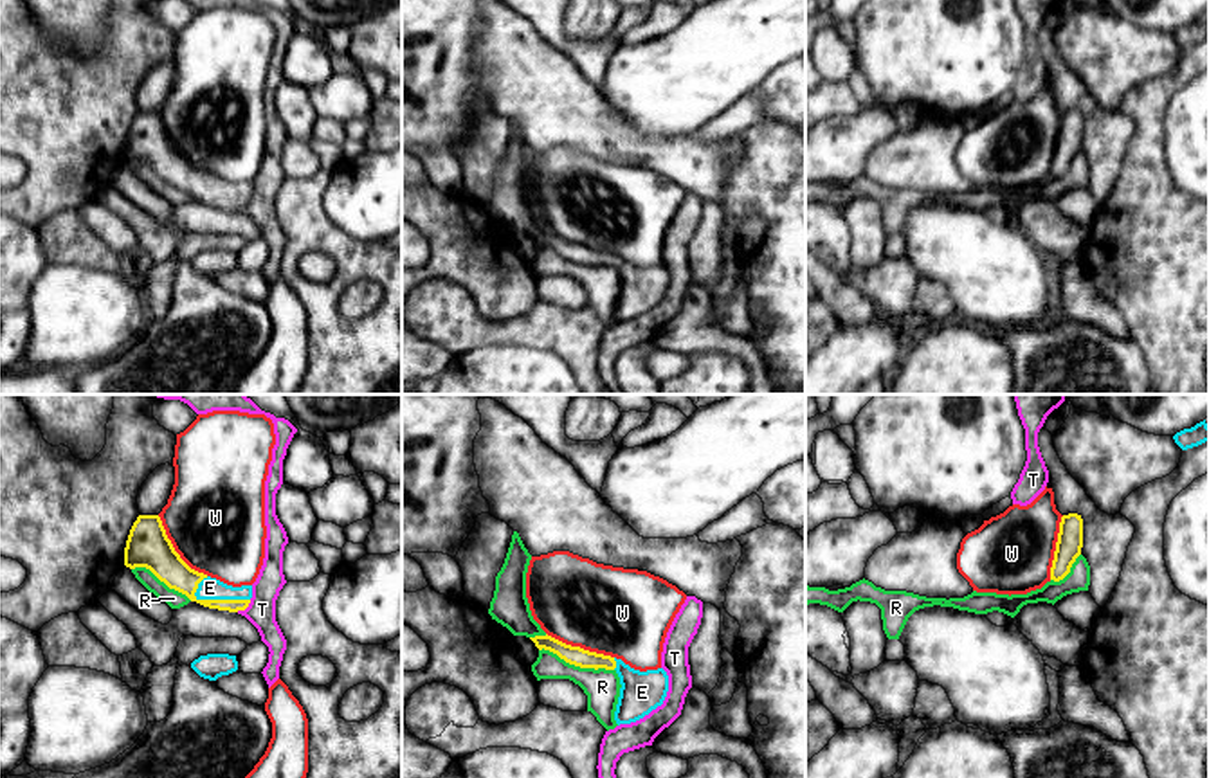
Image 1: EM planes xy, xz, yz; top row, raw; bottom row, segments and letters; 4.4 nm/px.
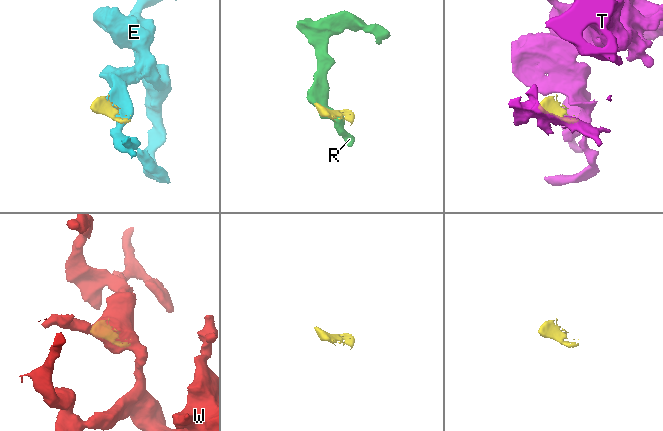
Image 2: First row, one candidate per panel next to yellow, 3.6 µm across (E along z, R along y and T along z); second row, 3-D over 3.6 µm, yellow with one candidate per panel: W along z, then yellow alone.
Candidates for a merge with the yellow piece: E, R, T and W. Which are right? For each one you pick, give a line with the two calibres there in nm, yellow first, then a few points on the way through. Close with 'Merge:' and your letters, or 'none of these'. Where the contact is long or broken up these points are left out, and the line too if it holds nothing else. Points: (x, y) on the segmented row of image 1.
E: Thickness 140 nm (yellow) against 100 nm
Merge: E

